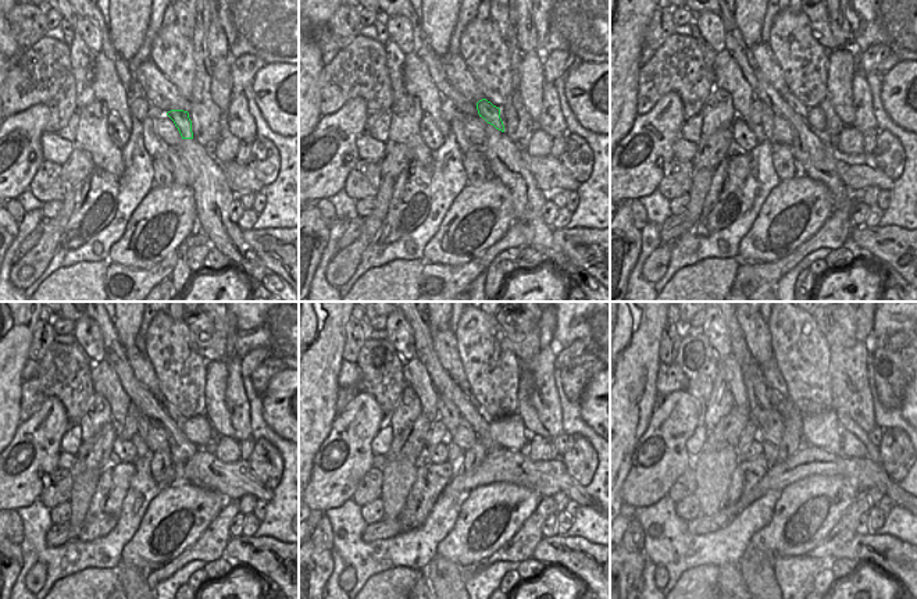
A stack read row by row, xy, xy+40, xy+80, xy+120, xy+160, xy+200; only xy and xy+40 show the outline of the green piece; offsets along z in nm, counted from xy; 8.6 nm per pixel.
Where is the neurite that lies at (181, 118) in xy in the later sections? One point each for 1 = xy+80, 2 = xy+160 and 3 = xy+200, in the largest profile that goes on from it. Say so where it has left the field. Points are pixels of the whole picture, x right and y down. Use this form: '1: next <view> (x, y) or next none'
1: next xy+80 (791, 99)
2: next xy+160 (467, 389)
3: next xy+200 (773, 377)

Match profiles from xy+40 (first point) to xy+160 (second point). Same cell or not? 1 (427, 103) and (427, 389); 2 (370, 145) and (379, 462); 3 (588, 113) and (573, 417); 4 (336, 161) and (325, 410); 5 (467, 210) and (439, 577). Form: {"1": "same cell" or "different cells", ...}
{"1": "same cell", "2": "same cell", "3": "different cells", "4": "different cells", "5": "different cells"}

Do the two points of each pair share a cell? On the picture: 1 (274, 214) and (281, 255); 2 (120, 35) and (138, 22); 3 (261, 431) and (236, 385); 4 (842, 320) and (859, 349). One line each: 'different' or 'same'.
1: different
2: same
3: different
4: different

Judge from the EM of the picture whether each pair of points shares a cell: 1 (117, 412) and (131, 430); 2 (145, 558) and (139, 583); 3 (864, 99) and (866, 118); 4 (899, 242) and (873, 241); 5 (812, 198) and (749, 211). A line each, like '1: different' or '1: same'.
1: different
2: different
3: same
4: same
5: different

